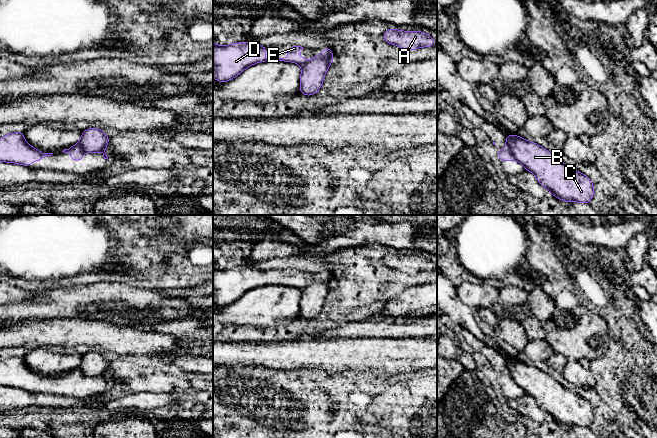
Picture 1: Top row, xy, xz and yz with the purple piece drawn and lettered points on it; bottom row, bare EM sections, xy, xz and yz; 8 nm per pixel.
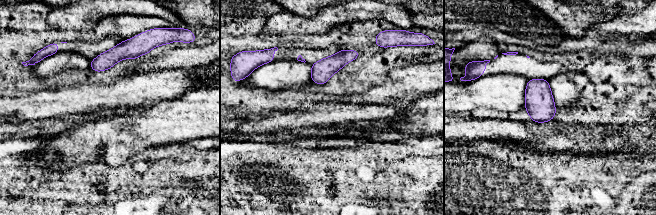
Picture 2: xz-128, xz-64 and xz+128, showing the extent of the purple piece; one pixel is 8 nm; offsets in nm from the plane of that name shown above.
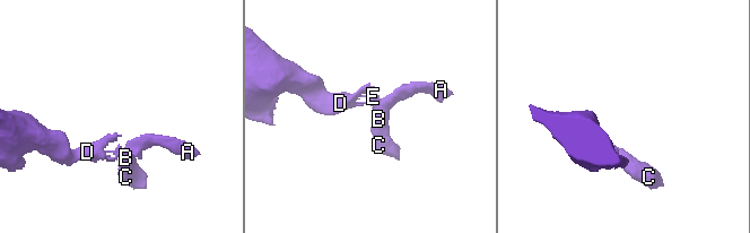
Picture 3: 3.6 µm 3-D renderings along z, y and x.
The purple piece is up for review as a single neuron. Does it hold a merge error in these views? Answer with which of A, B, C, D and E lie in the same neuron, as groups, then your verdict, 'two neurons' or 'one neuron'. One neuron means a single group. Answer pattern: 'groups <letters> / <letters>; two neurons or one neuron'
groups A B C / D E; two neurons

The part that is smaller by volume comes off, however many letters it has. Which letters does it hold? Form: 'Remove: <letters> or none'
Remove: A, B, C

